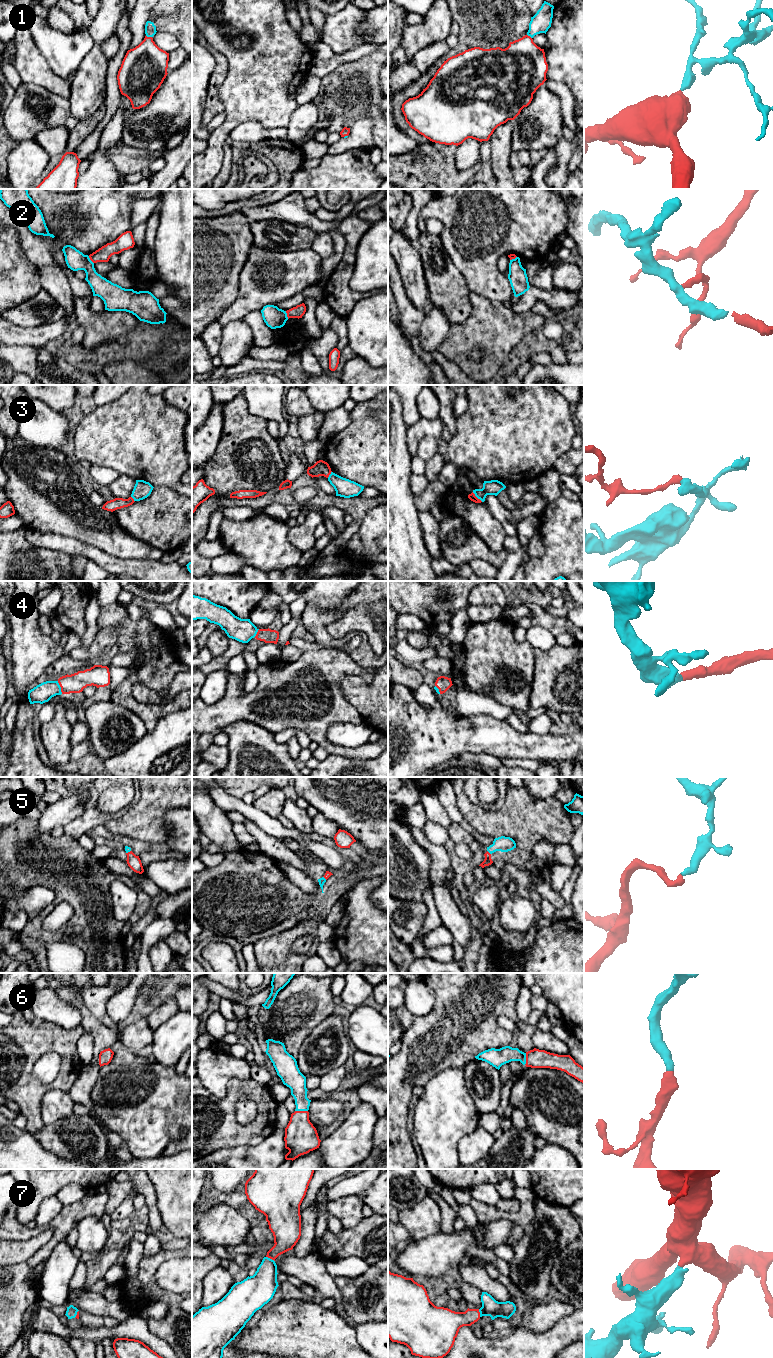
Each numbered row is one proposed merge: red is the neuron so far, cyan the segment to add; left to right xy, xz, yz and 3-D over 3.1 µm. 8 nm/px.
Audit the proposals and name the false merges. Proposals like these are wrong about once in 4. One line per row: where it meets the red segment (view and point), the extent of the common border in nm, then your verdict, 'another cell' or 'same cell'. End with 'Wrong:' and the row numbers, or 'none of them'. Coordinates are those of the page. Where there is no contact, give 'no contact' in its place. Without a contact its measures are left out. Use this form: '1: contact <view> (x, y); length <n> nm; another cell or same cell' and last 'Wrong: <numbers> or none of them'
1: contact xy (149, 37); length 50 nm; same cell
2: contact xz (287, 315); length 70 nm; same cell
3: contact yz (476, 497); length 120 nm; another cell
4: contact xy (60, 686); length 110 nm; same cell
5: contact yz (488, 852); length 50 nm; same cell
6: contact xz (301, 1111); length 100 nm; same cell
7: contact xz (270, 1258); length 80 nm; same cell
Wrong: 3

